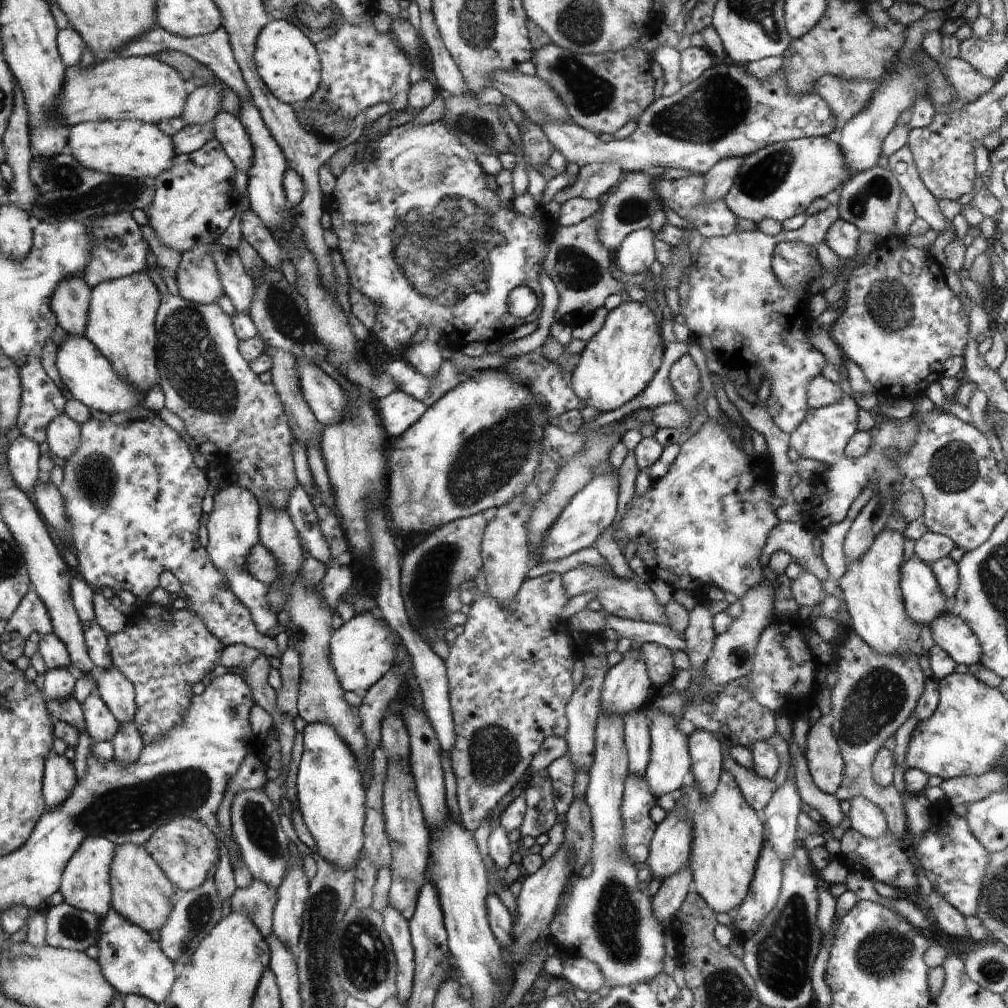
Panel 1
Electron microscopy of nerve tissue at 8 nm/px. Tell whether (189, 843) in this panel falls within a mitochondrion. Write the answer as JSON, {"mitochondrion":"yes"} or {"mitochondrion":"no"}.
{"mitochondrion":"yes"}

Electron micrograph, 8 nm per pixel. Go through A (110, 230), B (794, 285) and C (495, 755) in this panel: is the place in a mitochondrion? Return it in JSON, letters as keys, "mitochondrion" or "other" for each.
{"A":"other","B":"other","C":"mitochondrion"}

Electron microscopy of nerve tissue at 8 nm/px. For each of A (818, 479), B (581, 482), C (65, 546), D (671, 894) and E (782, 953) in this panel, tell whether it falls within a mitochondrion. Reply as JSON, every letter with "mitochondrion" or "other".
{"A":"other","B":"other","C":"other","D":"other","E":"mitochondrion"}

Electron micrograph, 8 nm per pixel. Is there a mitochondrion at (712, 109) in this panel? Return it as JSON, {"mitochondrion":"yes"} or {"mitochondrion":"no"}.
{"mitochondrion":"yes"}

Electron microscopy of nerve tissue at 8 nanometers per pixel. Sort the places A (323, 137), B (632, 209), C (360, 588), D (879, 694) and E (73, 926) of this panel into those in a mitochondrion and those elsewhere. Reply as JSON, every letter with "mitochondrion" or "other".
{"A":"other","B":"mitochondrion","C":"other","D":"mitochondrion","E":"mitochondrion"}

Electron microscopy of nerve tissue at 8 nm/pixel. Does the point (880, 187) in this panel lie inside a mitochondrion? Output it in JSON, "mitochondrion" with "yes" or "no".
{"mitochondrion":"yes"}

